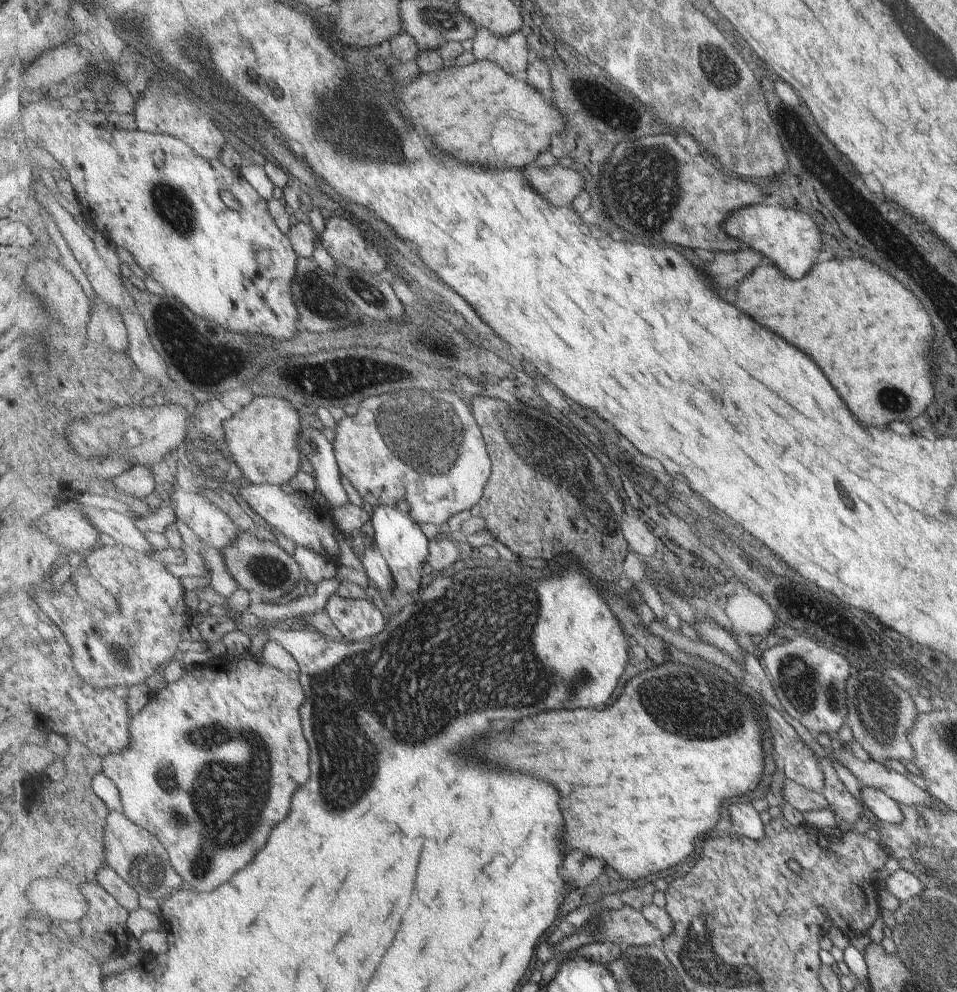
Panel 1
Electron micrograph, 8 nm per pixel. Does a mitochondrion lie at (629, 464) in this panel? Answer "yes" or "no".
no

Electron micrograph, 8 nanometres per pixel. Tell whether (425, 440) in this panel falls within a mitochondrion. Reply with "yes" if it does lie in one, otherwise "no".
yes

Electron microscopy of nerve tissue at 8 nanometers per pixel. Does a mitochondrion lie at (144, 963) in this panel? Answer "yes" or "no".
no

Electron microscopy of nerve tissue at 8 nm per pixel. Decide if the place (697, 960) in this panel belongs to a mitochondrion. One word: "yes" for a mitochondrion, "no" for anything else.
yes

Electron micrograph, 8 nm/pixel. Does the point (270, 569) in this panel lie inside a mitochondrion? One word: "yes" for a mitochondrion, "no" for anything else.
yes

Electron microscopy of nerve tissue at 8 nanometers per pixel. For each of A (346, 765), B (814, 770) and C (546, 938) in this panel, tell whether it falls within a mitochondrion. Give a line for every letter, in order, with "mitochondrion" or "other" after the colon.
A: mitochondrion
B: other
C: other

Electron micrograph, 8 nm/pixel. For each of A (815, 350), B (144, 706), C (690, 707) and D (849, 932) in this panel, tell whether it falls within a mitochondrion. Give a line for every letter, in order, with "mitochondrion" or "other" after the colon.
A: other
B: other
C: mitochondrion
D: other

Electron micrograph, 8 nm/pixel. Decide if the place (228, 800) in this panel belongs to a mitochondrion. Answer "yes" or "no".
yes

